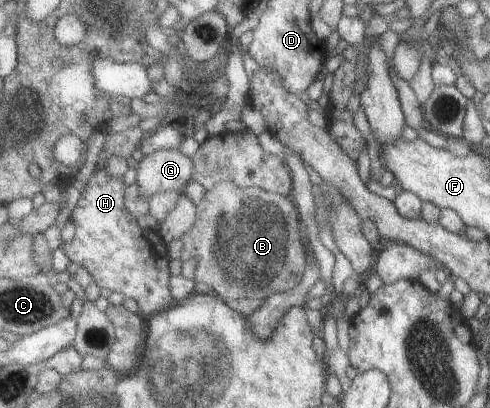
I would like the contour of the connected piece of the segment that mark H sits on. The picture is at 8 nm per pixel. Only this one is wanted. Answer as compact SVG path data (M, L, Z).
M106 169L93 173L73 211L75 237L64 243L62 250L71 262L86 266L100 288L132 297L138 301L141 313L153 317L177 304L171 287L172 257L161 230L142 227L130 213L126 207L126 189L128 185Z

